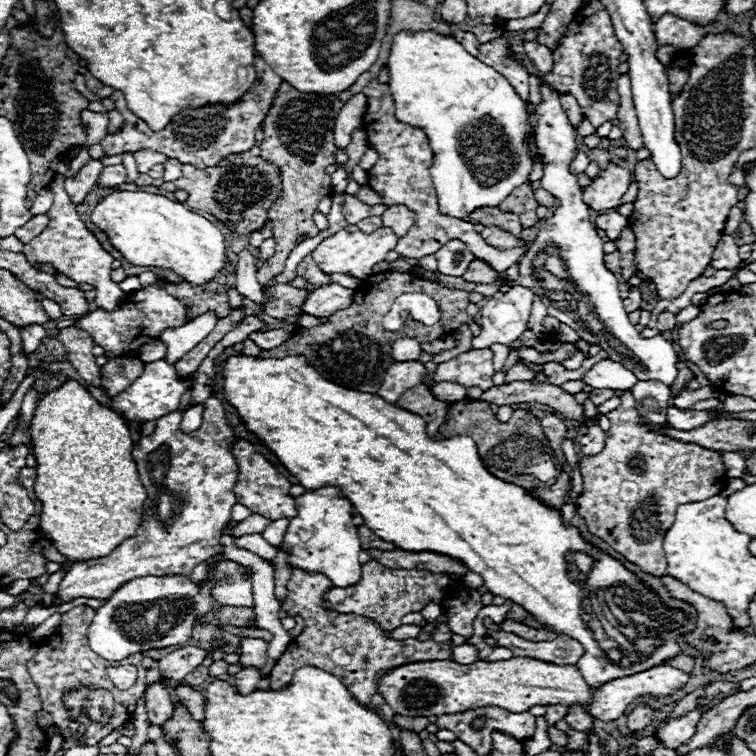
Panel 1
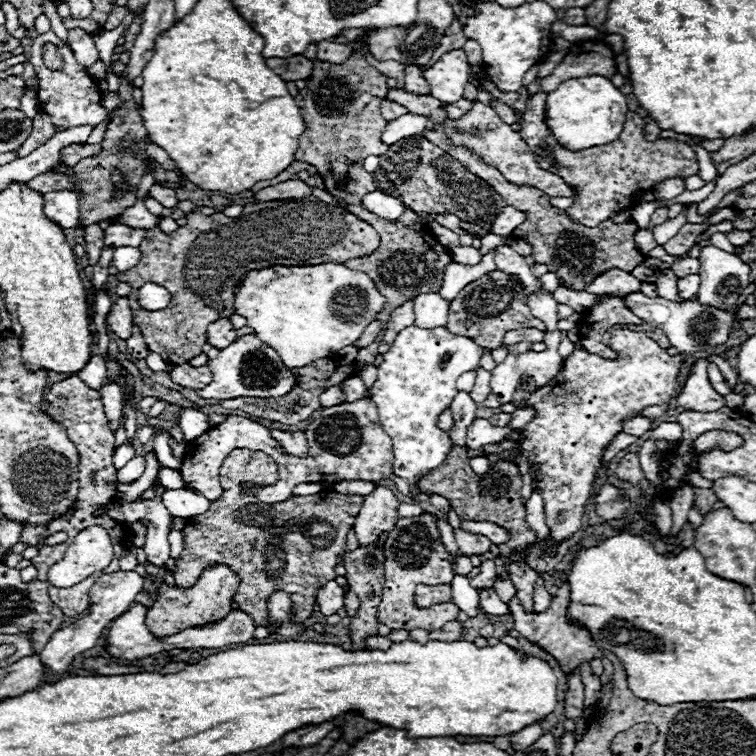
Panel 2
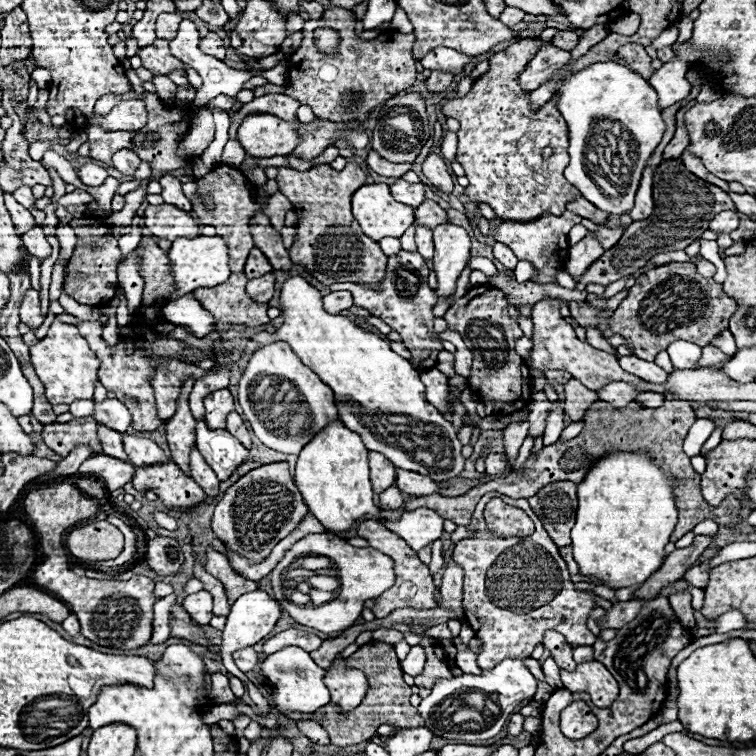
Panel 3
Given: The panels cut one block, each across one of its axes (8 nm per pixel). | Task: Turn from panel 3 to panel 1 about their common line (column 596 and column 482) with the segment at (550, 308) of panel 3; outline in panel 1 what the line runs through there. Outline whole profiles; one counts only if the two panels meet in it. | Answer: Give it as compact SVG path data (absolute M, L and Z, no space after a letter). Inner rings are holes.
M484 348L484 350L468 350L462 352L460 356L438 364L436 372L434 372L434 380L436 382L458 382L466 388L470 386L480 386L482 390L492 388L492 376L494 376L494 368L492 368L492 350Z

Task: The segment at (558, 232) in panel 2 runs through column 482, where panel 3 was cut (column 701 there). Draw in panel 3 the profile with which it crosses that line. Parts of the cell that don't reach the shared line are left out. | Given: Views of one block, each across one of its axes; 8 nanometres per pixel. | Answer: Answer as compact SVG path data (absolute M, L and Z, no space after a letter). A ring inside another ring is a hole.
M684 152L684 154L682 154L682 160L684 160L684 166L686 166L694 176L700 176L702 180L706 180L706 182L710 182L710 184L716 184L718 188L724 188L724 192L728 192L728 182L724 182L724 180L712 176L696 156Z

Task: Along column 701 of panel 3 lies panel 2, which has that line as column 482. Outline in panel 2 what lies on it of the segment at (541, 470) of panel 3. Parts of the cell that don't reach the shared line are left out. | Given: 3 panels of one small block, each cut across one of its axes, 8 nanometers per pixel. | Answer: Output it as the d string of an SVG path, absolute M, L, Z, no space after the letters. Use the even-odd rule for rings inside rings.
M454 444L452 452L446 456L446 460L444 460L444 464L440 464L440 468L434 468L426 476L420 476L418 488L424 494L446 496L460 520L488 520L492 524L496 522L496 524L508 528L508 532L512 532L512 536L508 542L498 546L498 552L508 558L514 558L514 556L518 556L518 552L510 552L510 550L516 550L518 546L532 544L536 538L536 532L526 522L526 506L520 496L522 474L514 462L498 462L492 466L490 472L496 472L496 474L486 474L486 486L484 486L484 492L480 494L482 476L472 472L468 450Z

